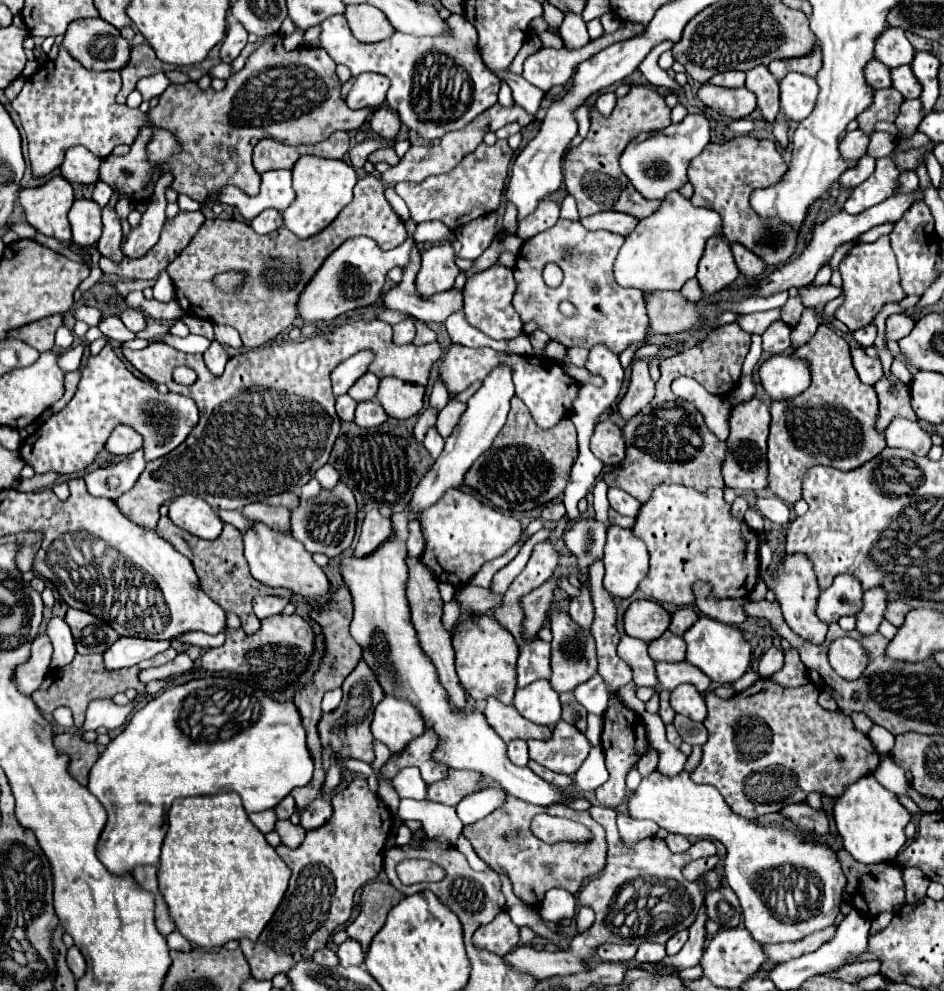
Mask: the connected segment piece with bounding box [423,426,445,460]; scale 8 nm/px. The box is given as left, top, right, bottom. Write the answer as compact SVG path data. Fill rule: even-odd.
M431 426L425 434L425 440L423 440L423 446L429 450L429 454L433 456L433 460L437 458L437 454L441 454L441 446L443 446L443 436L437 432L435 426Z

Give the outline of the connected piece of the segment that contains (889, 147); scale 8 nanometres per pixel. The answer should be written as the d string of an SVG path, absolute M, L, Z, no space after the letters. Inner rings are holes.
M875 132L870 136L867 155L877 159L889 155L896 147L895 138L886 132Z

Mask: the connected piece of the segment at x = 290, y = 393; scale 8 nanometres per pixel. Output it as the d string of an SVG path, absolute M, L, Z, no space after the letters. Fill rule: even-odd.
M381 320L373 322L351 322L341 328L335 328L333 334L317 334L315 338L309 338L305 342L285 342L285 344L273 344L269 348L259 348L257 352L243 352L233 356L227 362L227 368L223 376L215 378L203 364L201 354L185 354L181 350L175 350L173 346L165 342L151 342L143 350L123 350L125 358L151 382L165 384L169 392L177 392L193 398L199 406L199 424L191 430L187 440L177 446L173 452L169 452L165 458L153 460L143 470L139 482L133 486L133 490L125 492L121 498L113 500L117 508L129 516L133 522L143 526L145 530L155 530L159 520L159 508L173 496L181 494L193 494L203 498L215 512L219 510L241 510L243 506L251 502L265 502L269 496L279 492L299 492L303 484L307 484L315 470L319 470L333 448L335 438L339 436L339 416L335 412L335 396L331 392L331 372L337 364L347 360L349 356L357 354L359 350L373 348L377 358L371 364L371 372L379 378L383 376L395 376L405 382L415 384L427 384L431 366L441 358L443 348L441 344L425 344L425 346L393 346L391 344L391 326ZM177 366L187 366L197 372L197 382L191 386L181 386L173 380L173 370Z

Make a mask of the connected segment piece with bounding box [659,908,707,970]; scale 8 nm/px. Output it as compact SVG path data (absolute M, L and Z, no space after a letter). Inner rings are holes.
M701 908L701 914L697 916L693 926L689 928L689 940L681 948L681 952L675 956L669 956L667 958L669 962L659 962L659 964L665 968L671 968L671 970L683 970L683 968L697 966L697 962L705 950L705 936L707 936L705 934L705 920L707 920L707 914L705 914L705 908Z

